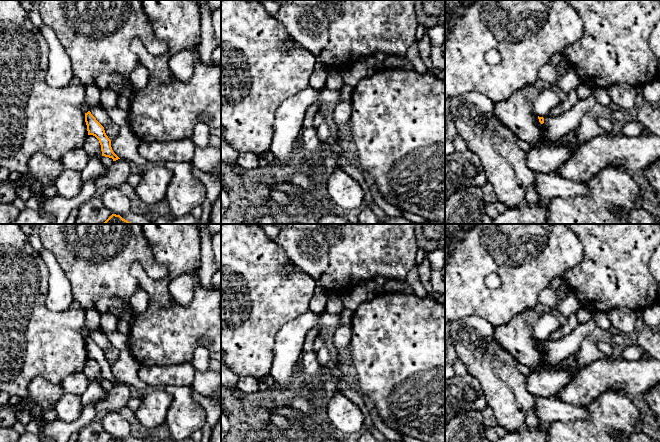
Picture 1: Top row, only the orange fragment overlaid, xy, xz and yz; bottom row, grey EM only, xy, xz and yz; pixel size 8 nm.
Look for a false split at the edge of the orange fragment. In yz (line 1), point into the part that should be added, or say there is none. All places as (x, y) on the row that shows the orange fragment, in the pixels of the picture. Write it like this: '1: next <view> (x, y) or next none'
1: next none

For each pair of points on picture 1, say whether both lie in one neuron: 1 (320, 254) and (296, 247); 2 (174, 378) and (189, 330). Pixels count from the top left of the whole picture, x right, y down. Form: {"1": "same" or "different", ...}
{"1": "same", "2": "different"}

